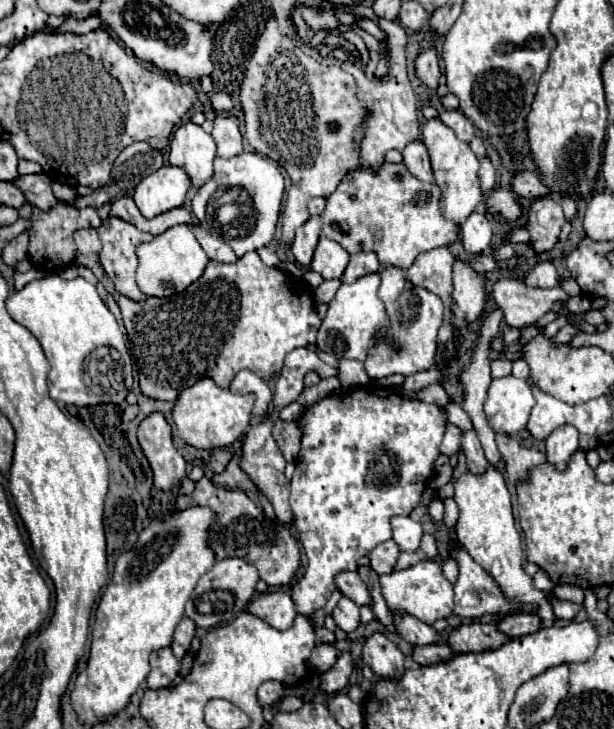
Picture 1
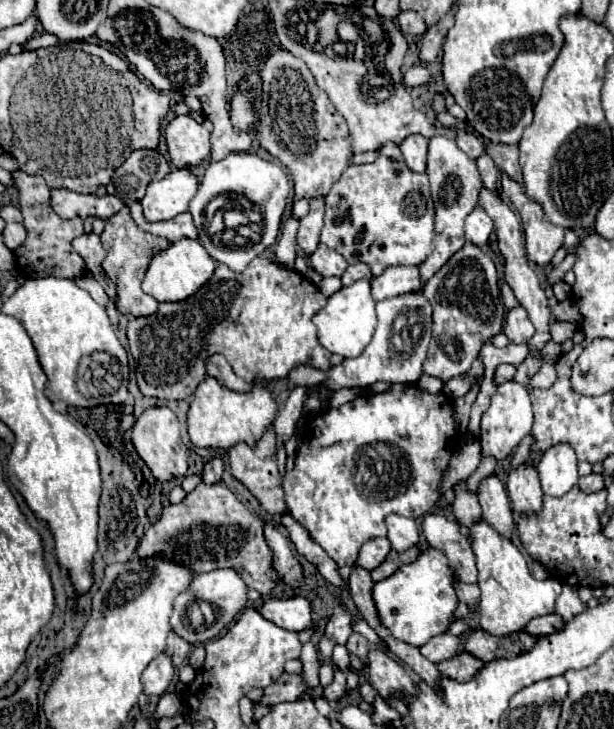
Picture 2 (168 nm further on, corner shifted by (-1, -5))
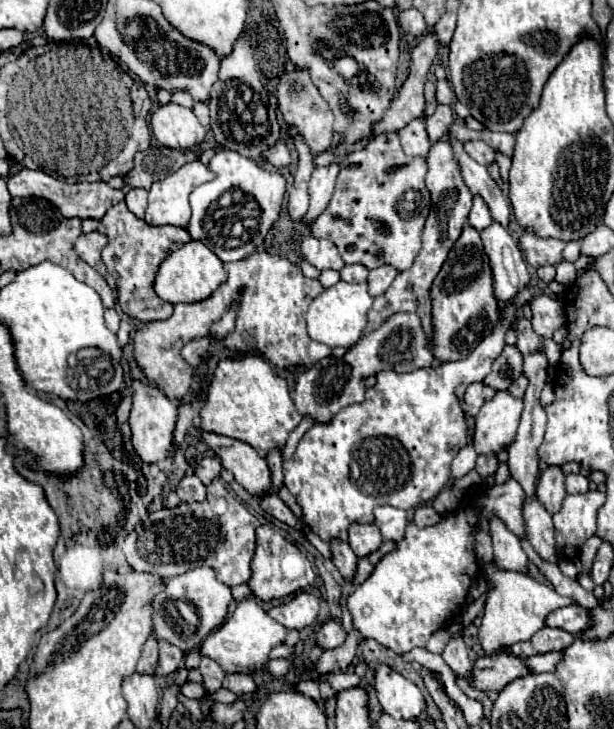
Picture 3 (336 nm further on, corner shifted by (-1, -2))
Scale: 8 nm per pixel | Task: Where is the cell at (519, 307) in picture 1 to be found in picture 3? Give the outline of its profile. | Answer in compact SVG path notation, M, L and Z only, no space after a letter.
M521 317L515 321L515 335L517 335L517 343L515 347L527 355L529 351L537 351L537 347L541 347L541 341L537 339L537 335L531 329L531 323L527 317Z

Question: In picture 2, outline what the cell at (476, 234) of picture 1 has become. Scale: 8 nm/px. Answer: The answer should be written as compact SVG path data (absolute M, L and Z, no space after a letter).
M475 208L465 218L465 238L477 246L485 246L489 234L493 232L493 220L485 214L485 210Z

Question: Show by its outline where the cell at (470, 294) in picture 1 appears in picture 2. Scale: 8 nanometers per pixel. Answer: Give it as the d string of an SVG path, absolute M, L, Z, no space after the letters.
M465 242L465 246L455 252L431 280L427 280L423 296L433 306L433 338L427 360L423 362L423 372L447 382L465 374L481 346L503 328L505 306L501 300L497 268L479 246Z

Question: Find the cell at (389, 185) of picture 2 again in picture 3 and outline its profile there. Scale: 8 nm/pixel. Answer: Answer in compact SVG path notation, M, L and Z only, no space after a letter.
M381 133L373 137L361 151L349 153L339 163L341 171L337 175L337 185L329 207L313 223L311 233L315 237L325 237L333 241L339 249L339 255L347 265L361 263L367 269L377 269L381 265L393 265L399 271L405 271L413 265L417 253L421 251L421 235L429 215L431 199L425 187L427 163L425 159L407 157L401 149L397 133Z

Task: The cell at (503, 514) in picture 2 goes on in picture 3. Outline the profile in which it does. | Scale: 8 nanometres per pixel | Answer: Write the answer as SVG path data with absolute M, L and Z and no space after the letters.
M499 517L489 519L489 535L493 539L493 549L495 549L493 563L501 569L527 573L527 555L521 549L519 539L507 529L507 525Z

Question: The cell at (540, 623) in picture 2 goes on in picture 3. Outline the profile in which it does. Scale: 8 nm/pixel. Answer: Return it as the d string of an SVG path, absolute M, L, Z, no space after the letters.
M569 605L569 607L561 607L555 609L547 619L545 625L547 627L557 627L563 631L569 631L573 635L585 631L585 627L589 627L589 611L583 609L581 605Z

